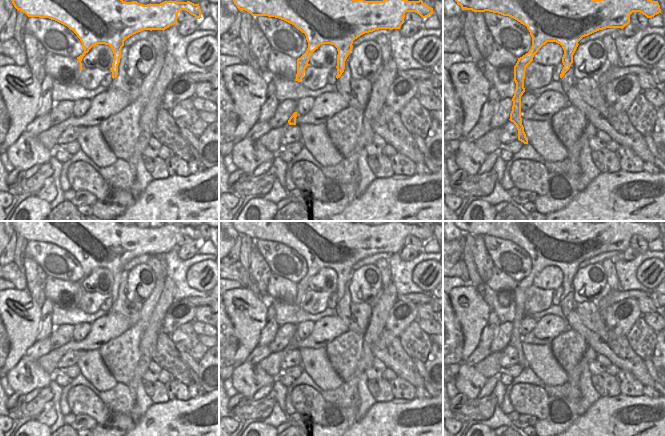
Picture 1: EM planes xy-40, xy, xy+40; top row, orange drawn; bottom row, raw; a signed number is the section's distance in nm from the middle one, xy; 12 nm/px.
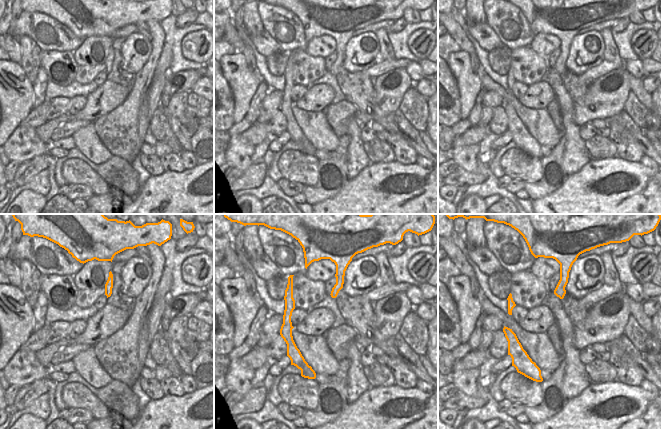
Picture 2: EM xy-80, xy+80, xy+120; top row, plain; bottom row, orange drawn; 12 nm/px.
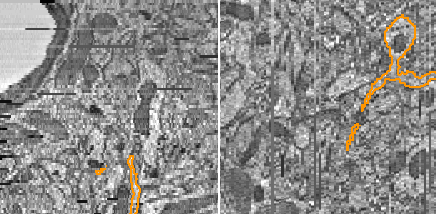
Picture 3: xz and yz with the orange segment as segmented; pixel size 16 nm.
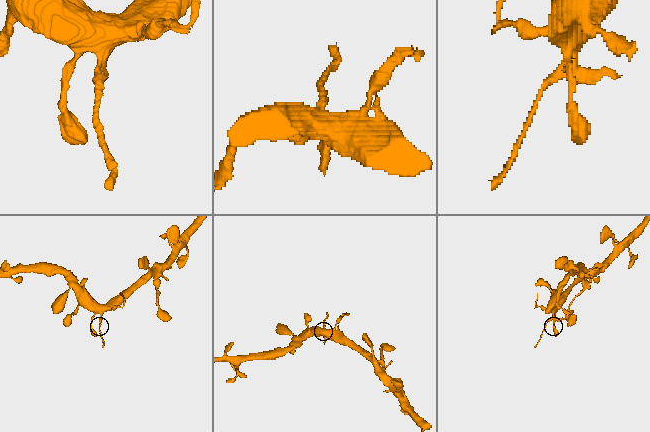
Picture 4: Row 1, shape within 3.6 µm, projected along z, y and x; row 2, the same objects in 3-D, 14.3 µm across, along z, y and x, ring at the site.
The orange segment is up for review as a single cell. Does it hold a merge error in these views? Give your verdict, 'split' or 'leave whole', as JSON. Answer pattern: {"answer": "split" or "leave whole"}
{"answer": "leave whole"}

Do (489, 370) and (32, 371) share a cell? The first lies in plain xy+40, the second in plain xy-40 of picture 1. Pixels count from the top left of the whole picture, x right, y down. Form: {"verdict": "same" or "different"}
{"verdict": "different"}

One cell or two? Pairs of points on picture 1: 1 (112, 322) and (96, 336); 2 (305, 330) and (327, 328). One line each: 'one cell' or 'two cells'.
1: one cell
2: two cells

